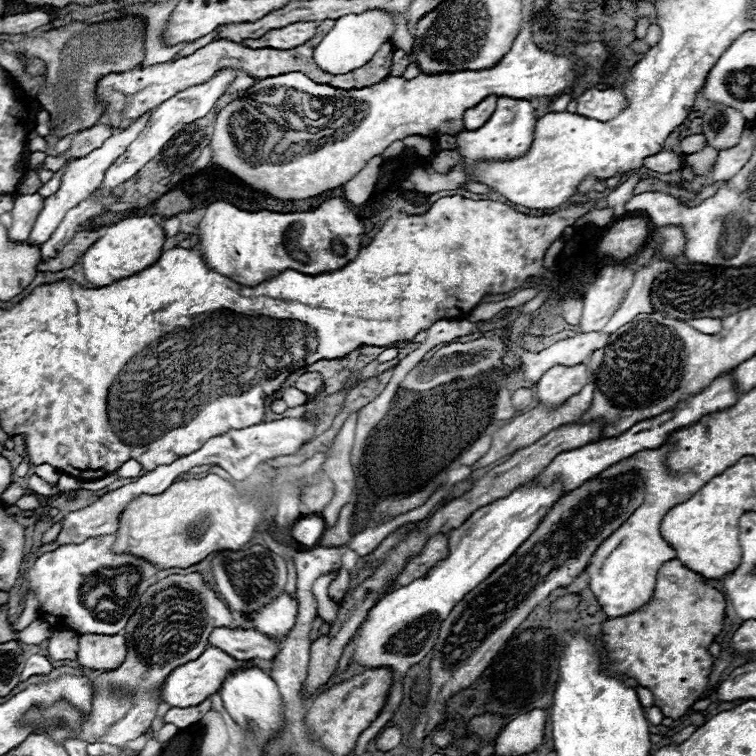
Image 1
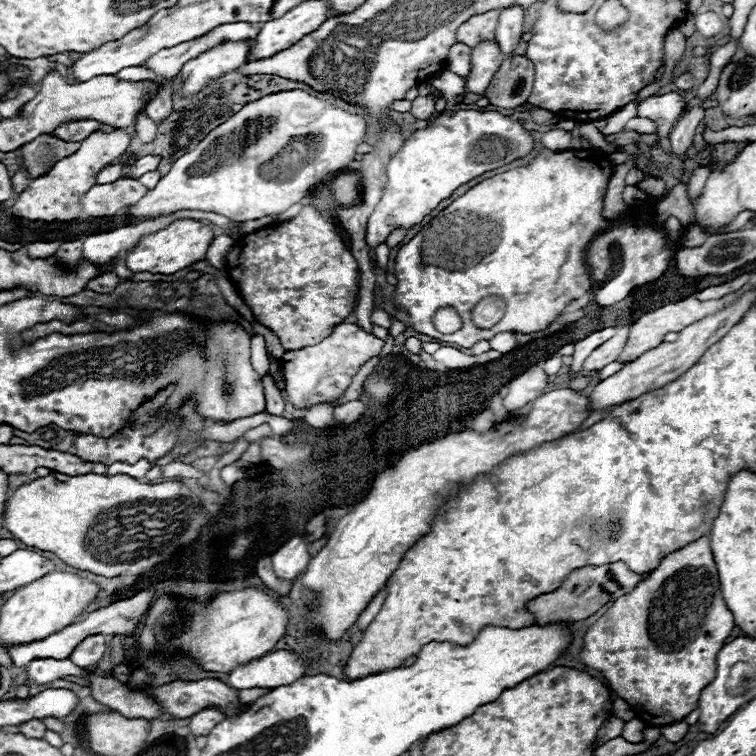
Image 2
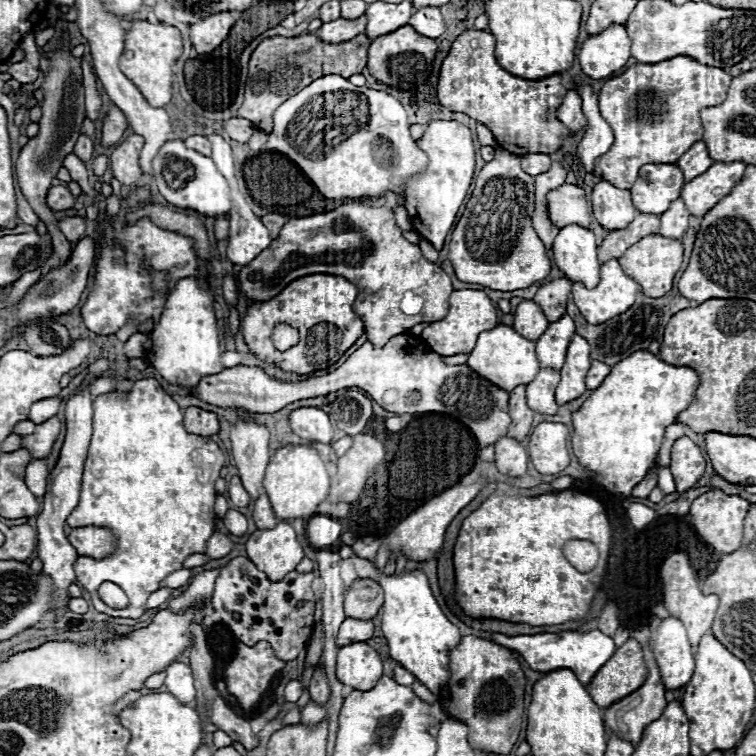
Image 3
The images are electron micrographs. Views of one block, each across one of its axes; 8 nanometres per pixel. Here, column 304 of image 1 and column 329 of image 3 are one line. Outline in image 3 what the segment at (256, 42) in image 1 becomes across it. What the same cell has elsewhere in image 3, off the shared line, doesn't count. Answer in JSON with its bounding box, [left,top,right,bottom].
[316,16,366,42]

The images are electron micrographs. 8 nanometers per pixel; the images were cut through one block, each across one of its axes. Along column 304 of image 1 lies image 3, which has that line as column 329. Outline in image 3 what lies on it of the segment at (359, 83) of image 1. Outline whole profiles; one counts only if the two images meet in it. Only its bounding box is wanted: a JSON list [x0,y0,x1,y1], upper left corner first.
[238,32,370,134]

